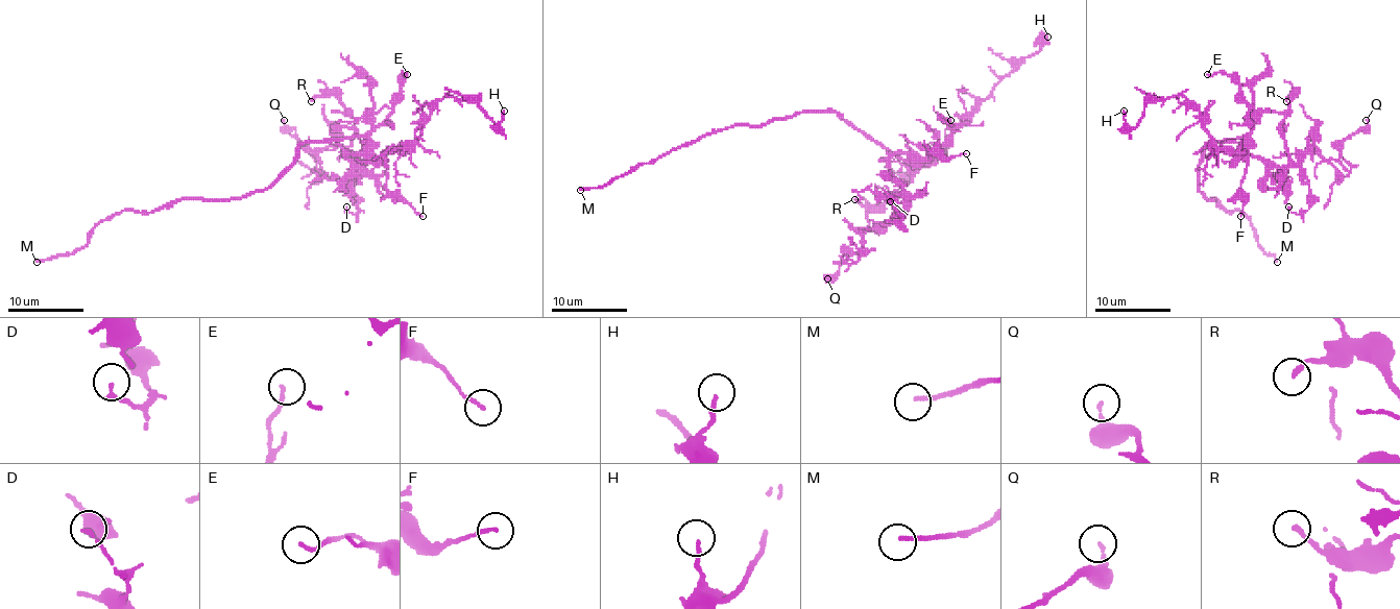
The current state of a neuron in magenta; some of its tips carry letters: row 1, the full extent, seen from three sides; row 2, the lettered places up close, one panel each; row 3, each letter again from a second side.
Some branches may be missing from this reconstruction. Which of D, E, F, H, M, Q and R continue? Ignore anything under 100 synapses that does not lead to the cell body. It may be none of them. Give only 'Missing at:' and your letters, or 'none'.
Missing at: M

